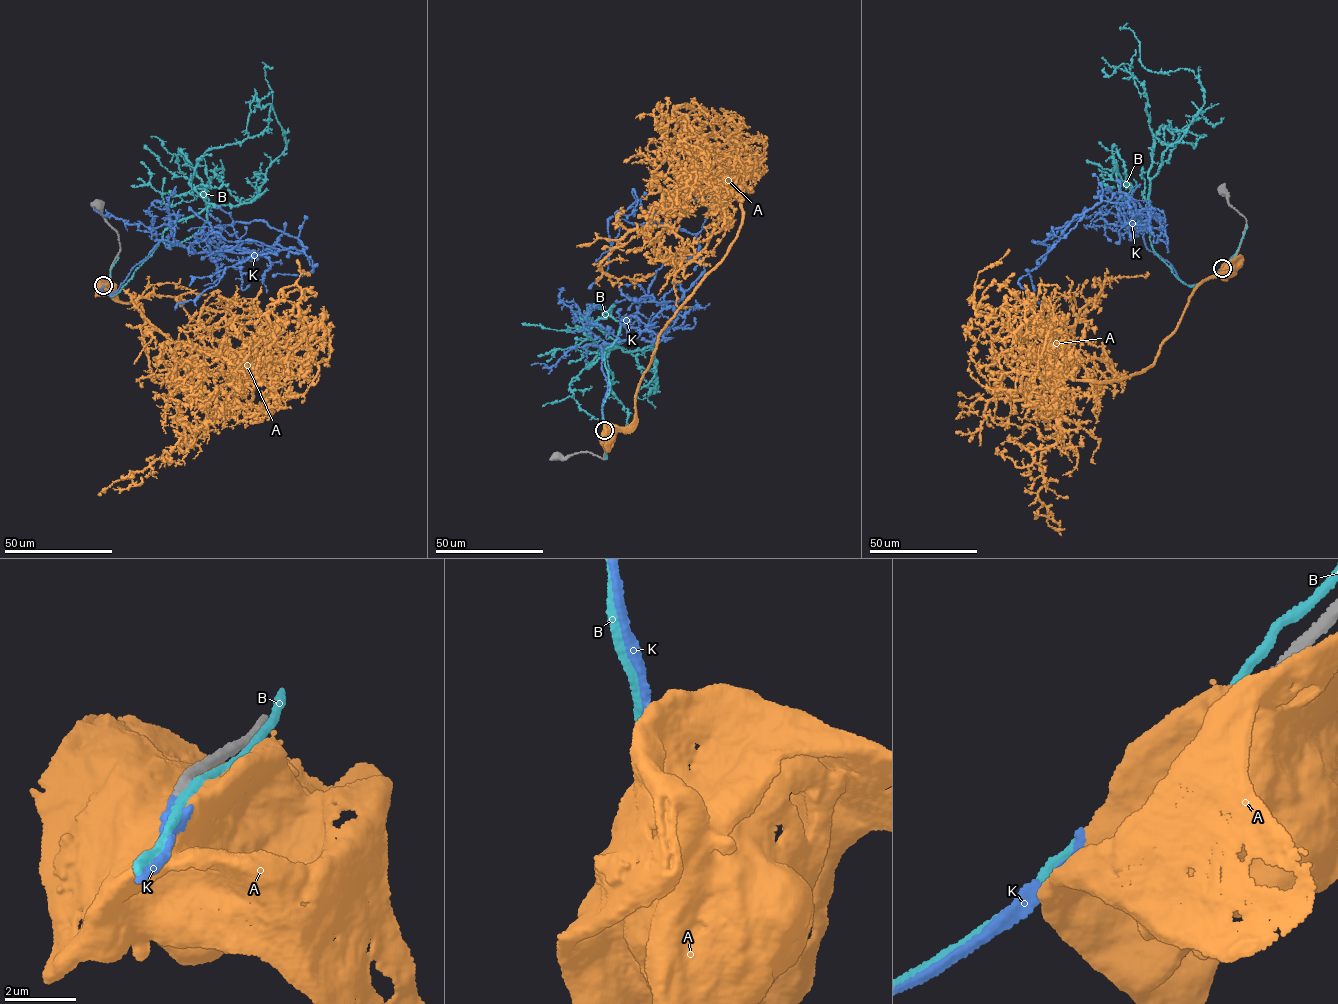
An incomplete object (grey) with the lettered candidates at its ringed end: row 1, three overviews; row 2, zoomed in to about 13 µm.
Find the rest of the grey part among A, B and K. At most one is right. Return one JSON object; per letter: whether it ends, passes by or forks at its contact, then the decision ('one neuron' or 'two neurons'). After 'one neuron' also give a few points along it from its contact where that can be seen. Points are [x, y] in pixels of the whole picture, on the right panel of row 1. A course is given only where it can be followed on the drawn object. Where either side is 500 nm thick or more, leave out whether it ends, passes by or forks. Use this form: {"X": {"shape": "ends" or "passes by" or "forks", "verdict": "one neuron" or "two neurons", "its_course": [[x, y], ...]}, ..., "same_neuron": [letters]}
{"A": {"verdict": "two neurons"}, "B": {"shape": "passes by", "verdict": "two neurons"}, "K": {"shape": "ends", "verdict": "one neuron", "its_course": [[1222, 268], [1185, 285], [1145, 245], [1140, 204], [1101, 190], [1018, 280], [1042, 305], [1037, 331]]}, "same_neuron": ["K"]}

